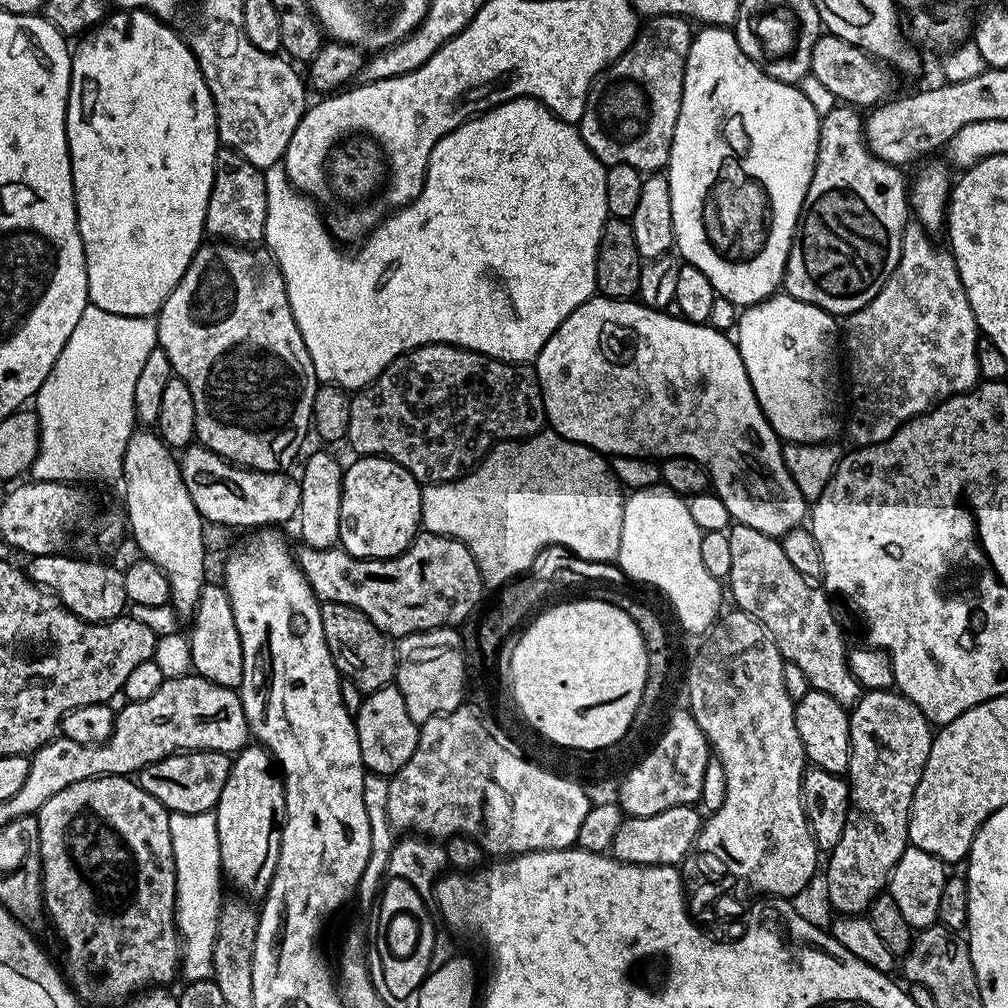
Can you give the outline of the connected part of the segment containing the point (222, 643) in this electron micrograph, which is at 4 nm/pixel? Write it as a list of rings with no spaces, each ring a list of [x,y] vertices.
[[[205,583],[190,623],[192,632],[188,636],[188,645],[192,655],[191,671],[218,686],[239,689],[244,673],[242,638],[238,634],[238,626],[234,626],[234,610],[230,610],[230,598],[223,583]]]

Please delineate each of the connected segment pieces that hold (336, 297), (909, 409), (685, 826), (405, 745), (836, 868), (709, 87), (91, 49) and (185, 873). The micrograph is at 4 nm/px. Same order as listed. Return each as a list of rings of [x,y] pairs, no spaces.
[[[507,100],[459,124],[453,132],[447,132],[434,146],[434,150],[430,150],[424,185],[418,198],[385,216],[382,223],[369,232],[359,245],[360,253],[353,260],[347,260],[336,249],[337,241],[328,231],[321,209],[312,197],[293,188],[283,163],[263,169],[263,173],[266,182],[266,230],[263,243],[282,270],[286,294],[290,298],[290,310],[294,314],[294,322],[298,322],[302,342],[306,342],[306,350],[310,350],[310,362],[314,362],[314,374],[320,384],[337,384],[345,390],[365,388],[380,377],[382,370],[386,370],[394,358],[423,344],[452,344],[456,348],[468,348],[484,356],[493,356],[496,360],[507,360],[509,364],[528,364],[535,361],[550,334],[554,334],[554,330],[558,330],[558,326],[566,322],[566,318],[570,318],[570,314],[574,314],[582,302],[592,299],[596,292],[596,255],[604,224],[610,219],[606,206],[606,165],[593,154],[590,146],[586,146],[577,125],[559,120],[539,100]]]
[[[919,222],[905,224],[902,234],[902,250],[894,274],[890,274],[886,286],[882,286],[882,290],[878,290],[878,294],[869,304],[862,306],[862,310],[852,312],[843,321],[842,352],[843,355],[844,352],[848,355],[848,392],[852,395],[852,409],[846,412],[846,436],[848,432],[849,438],[854,442],[853,445],[863,446],[889,440],[906,421],[924,415],[931,408],[941,404],[943,400],[949,400],[952,396],[961,396],[964,392],[972,391],[980,380],[980,354],[978,351],[978,345],[982,339],[980,327],[976,324],[974,310],[970,306],[970,298],[962,286],[962,278],[958,274],[956,260],[951,251],[944,249],[943,252],[932,240],[935,239]]]
[[[679,804],[670,810],[662,810],[662,814],[626,818],[618,834],[614,834],[611,855],[623,864],[679,865],[692,851],[696,843],[696,835],[700,833],[702,816],[699,811],[696,813],[696,810],[693,805]]]
[[[389,686],[377,692],[367,693],[362,706],[354,713],[356,733],[358,734],[358,750],[369,773],[393,777],[414,754],[418,746],[420,729],[410,718],[406,710],[406,701],[395,686]]]
[[[898,690],[865,691],[851,705],[848,817],[838,846],[827,857],[829,902],[840,916],[867,913],[876,896],[888,887],[898,858],[910,847],[908,815],[914,790],[922,778],[934,735],[924,712]]]
[[[704,26],[693,35],[690,54],[686,58],[682,106],[678,110],[678,122],[674,126],[674,138],[668,155],[666,175],[670,186],[670,210],[674,214],[675,251],[682,257],[683,263],[694,265],[698,270],[702,270],[702,274],[706,274],[706,278],[710,278],[710,286],[714,286],[717,297],[729,299],[737,306],[747,306],[761,304],[769,296],[777,295],[778,289],[784,282],[784,271],[792,249],[792,239],[796,237],[796,225],[799,224],[800,213],[804,210],[806,190],[814,174],[819,137],[820,115],[816,113],[814,106],[810,106],[806,94],[802,94],[802,90],[797,85],[778,82],[764,73],[745,54],[742,46],[738,46],[736,33],[731,27]]]
[[[141,8],[131,10],[116,10],[103,22],[96,25],[81,39],[80,45],[77,46],[76,52],[71,53],[72,57],[72,77],[70,78],[70,86],[66,90],[66,111],[64,114],[64,135],[66,137],[66,151],[70,154],[70,162],[72,163],[72,193],[76,199],[76,221],[78,222],[78,230],[82,238],[82,246],[84,247],[84,257],[86,258],[86,278],[88,279],[88,299],[91,304],[98,306],[102,310],[106,310],[110,314],[122,314],[123,316],[151,316],[155,317],[159,313],[160,308],[166,302],[166,298],[170,298],[170,294],[174,290],[174,286],[178,286],[178,282],[182,278],[182,274],[186,274],[186,266],[190,266],[190,262],[194,258],[194,254],[200,248],[202,241],[205,239],[204,219],[206,218],[206,210],[210,202],[210,194],[212,193],[212,183],[214,182],[214,174],[216,173],[216,153],[218,151],[218,129],[216,127],[216,107],[212,101],[210,90],[204,81],[202,70],[198,66],[198,62],[194,58],[194,54],[188,49],[188,43],[185,42],[168,24],[163,24],[157,16],[153,16],[151,12],[144,12]]]
[[[212,812],[171,813],[170,842],[174,846],[174,870],[176,871],[176,930],[180,934],[182,945],[180,972],[188,982],[211,980],[212,951],[222,903],[220,843],[215,815]]]

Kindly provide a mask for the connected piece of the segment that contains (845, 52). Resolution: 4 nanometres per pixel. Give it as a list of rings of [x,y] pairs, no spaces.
[[[821,34],[818,42],[814,42],[814,51],[810,53],[810,66],[812,67],[810,75],[818,78],[818,82],[824,83],[841,105],[871,110],[889,99],[888,87],[892,84],[891,78],[888,77],[889,69],[875,56],[855,48],[842,38]]]

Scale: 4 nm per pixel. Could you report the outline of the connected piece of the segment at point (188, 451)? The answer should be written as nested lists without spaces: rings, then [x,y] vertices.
[[[196,442],[183,449],[179,457],[182,482],[186,482],[186,490],[190,490],[190,498],[194,498],[194,506],[200,517],[209,525],[221,524],[224,528],[248,528],[244,530],[259,530],[267,526],[284,526],[287,520],[297,519],[302,490],[300,481],[295,475],[283,472],[259,472],[253,468],[241,468],[214,454],[203,444]]]

